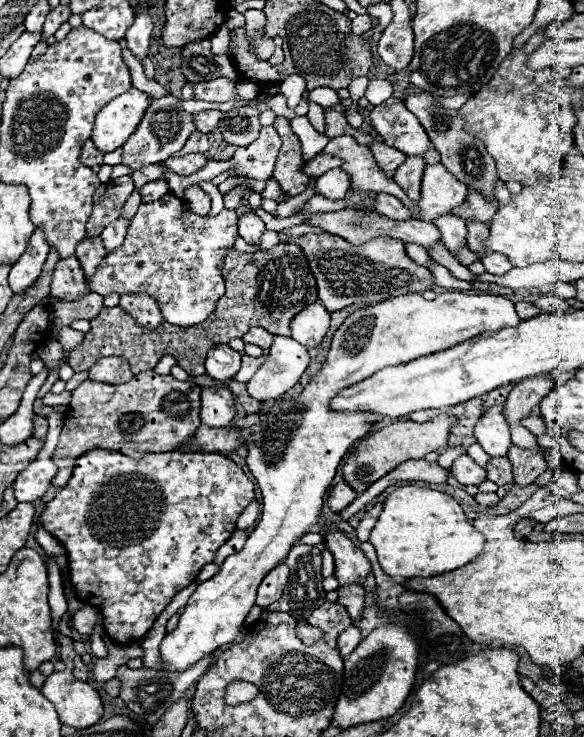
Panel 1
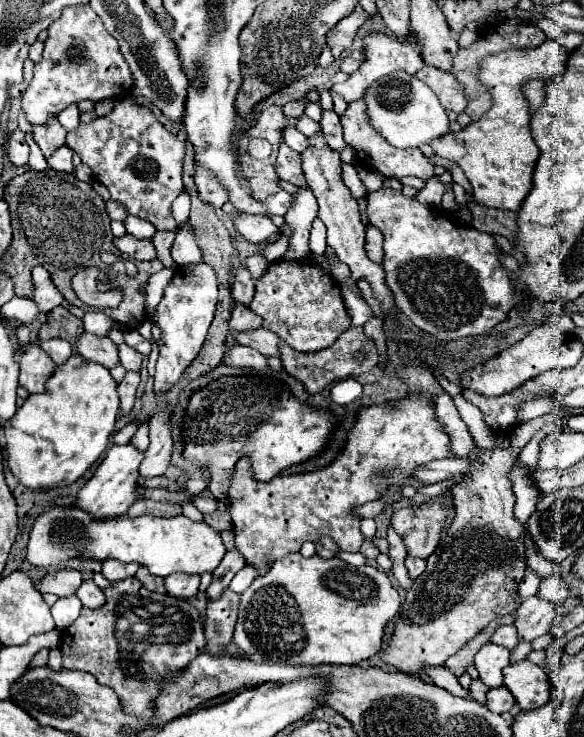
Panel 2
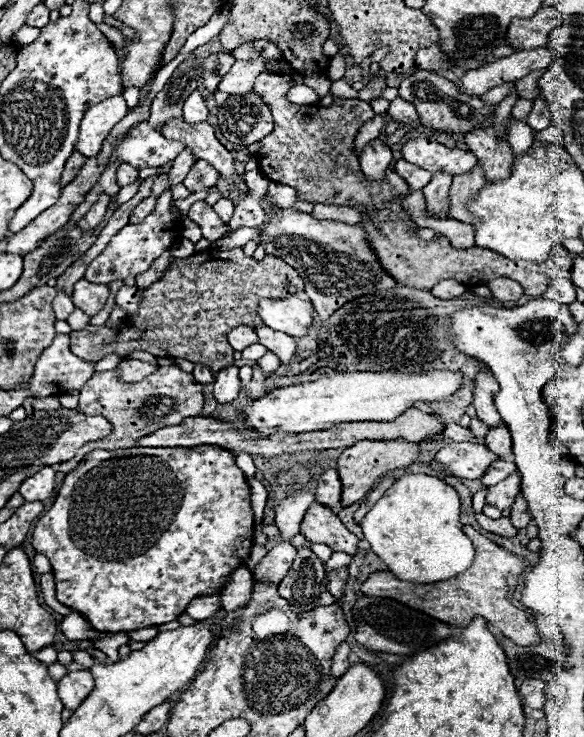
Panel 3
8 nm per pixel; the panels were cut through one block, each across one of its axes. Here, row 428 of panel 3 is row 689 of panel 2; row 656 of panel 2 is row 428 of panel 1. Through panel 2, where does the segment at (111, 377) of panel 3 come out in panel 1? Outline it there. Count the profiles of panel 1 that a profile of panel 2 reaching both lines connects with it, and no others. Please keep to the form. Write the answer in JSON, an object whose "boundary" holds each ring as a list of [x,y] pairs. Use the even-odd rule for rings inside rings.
{"boundary":[[[154,370],[136,374],[126,384],[104,384],[86,380],[74,390],[74,398],[64,416],[64,428],[52,460],[58,468],[52,484],[62,488],[72,476],[78,456],[92,448],[118,450],[126,456],[140,458],[148,452],[168,452],[188,442],[200,426],[200,392],[194,382],[182,382],[172,376],[160,376]],[[140,414],[140,418],[122,418]]]}

